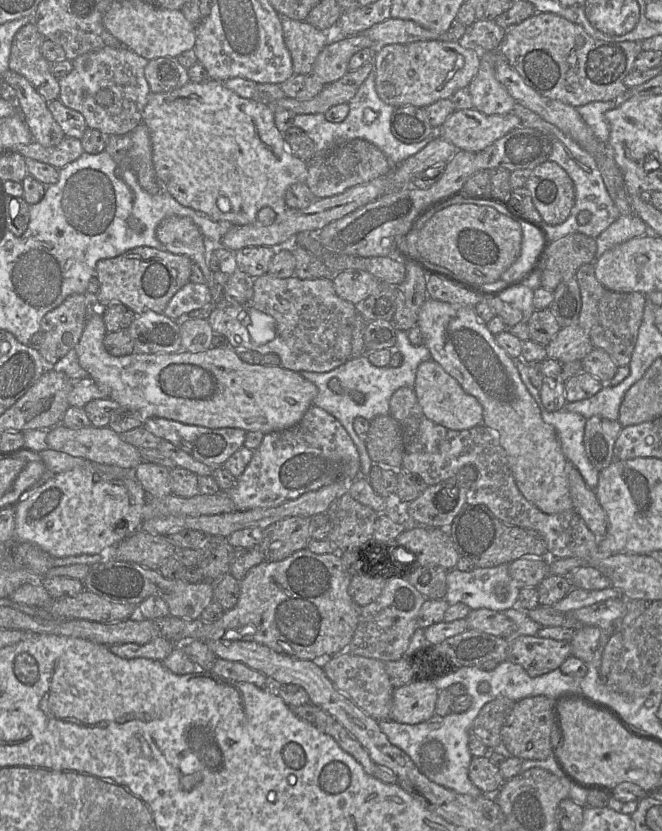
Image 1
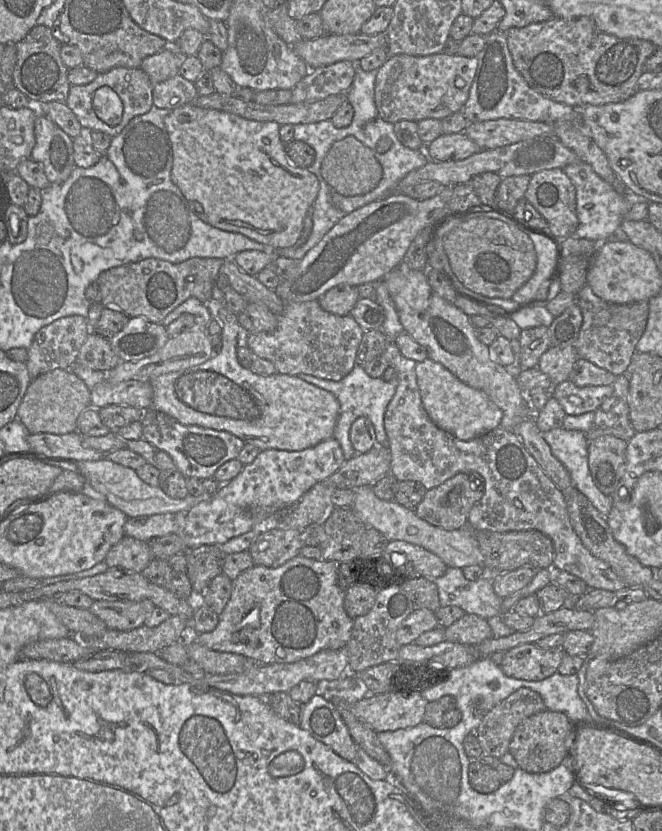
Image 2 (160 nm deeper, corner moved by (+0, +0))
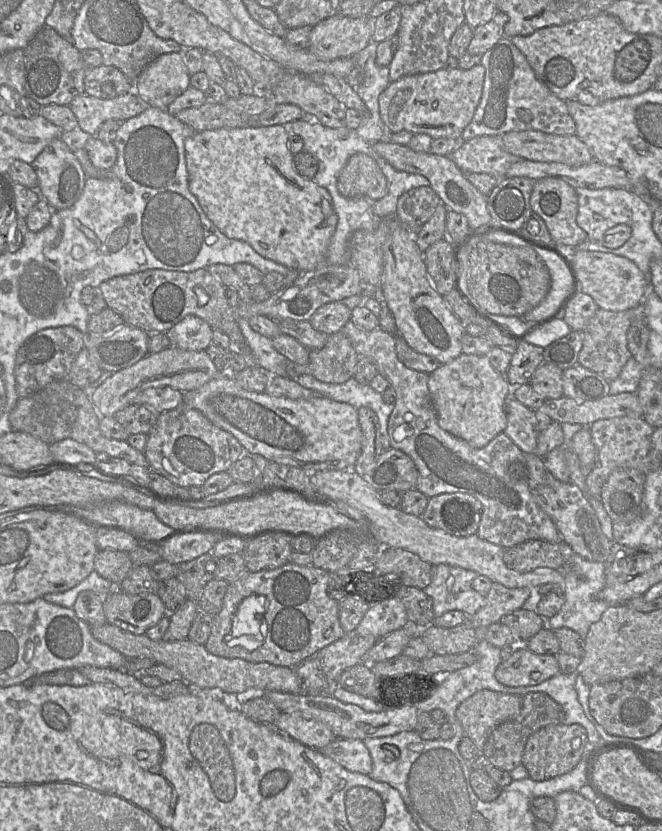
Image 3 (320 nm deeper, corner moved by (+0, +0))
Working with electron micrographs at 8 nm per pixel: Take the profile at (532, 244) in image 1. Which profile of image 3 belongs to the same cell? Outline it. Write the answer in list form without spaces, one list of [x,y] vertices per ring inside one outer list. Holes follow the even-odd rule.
[[[541,248],[534,250],[550,271],[551,287],[542,302],[522,317],[526,321],[542,323],[555,317],[558,311],[566,309],[576,294],[576,283],[566,264],[557,254]]]

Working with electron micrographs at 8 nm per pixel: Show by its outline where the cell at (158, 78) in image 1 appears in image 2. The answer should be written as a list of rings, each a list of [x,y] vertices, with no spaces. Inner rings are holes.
[[[177,74],[153,86],[153,105],[170,109],[192,103],[198,96],[195,84]]]

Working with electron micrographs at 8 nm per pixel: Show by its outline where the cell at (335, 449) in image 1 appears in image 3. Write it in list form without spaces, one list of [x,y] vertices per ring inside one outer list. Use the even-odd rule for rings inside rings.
[[[176,532],[164,540],[161,545],[162,559],[179,565],[212,552],[214,546],[222,540],[216,534]]]

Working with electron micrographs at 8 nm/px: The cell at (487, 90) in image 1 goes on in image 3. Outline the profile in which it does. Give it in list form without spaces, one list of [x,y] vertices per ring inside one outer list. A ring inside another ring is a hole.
[[[503,36],[480,56],[485,69],[480,102],[473,119],[465,127],[461,141],[479,136],[501,136],[511,131],[536,130],[555,135],[575,135],[576,125],[565,101],[554,95],[535,76],[526,57]]]

